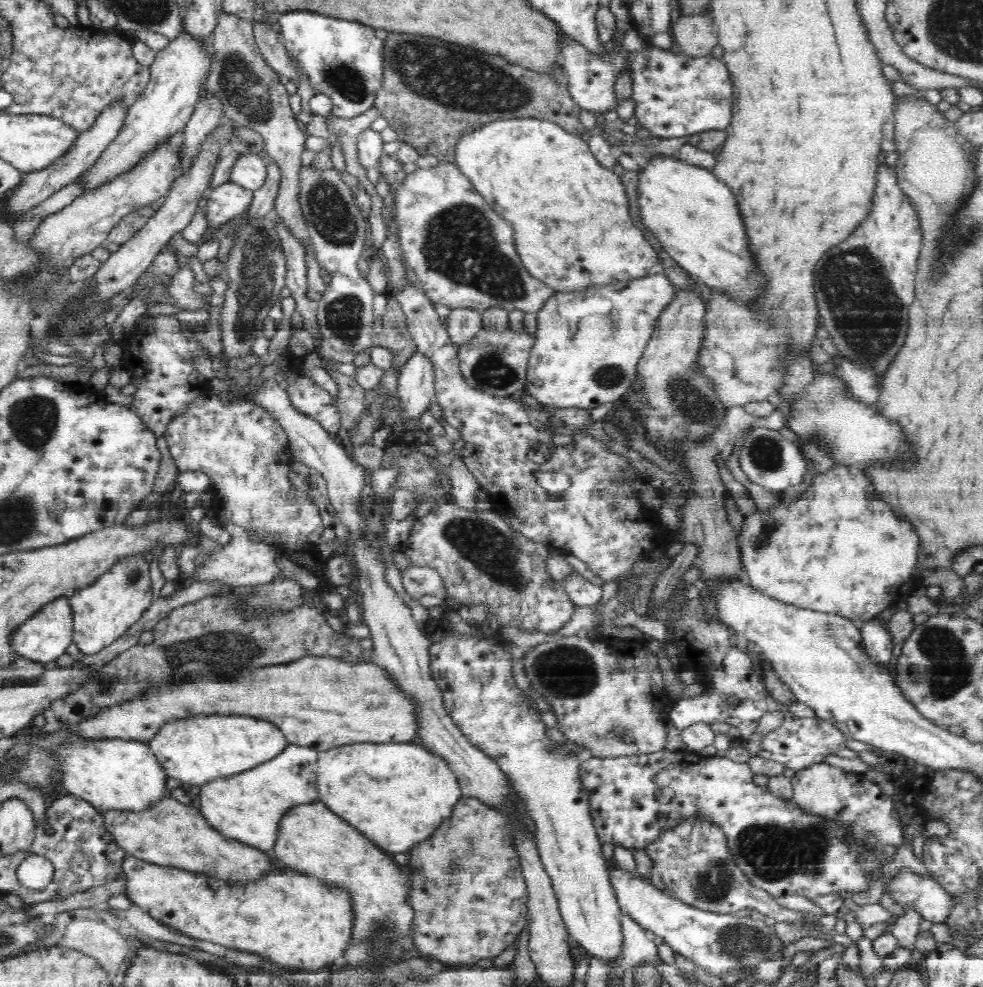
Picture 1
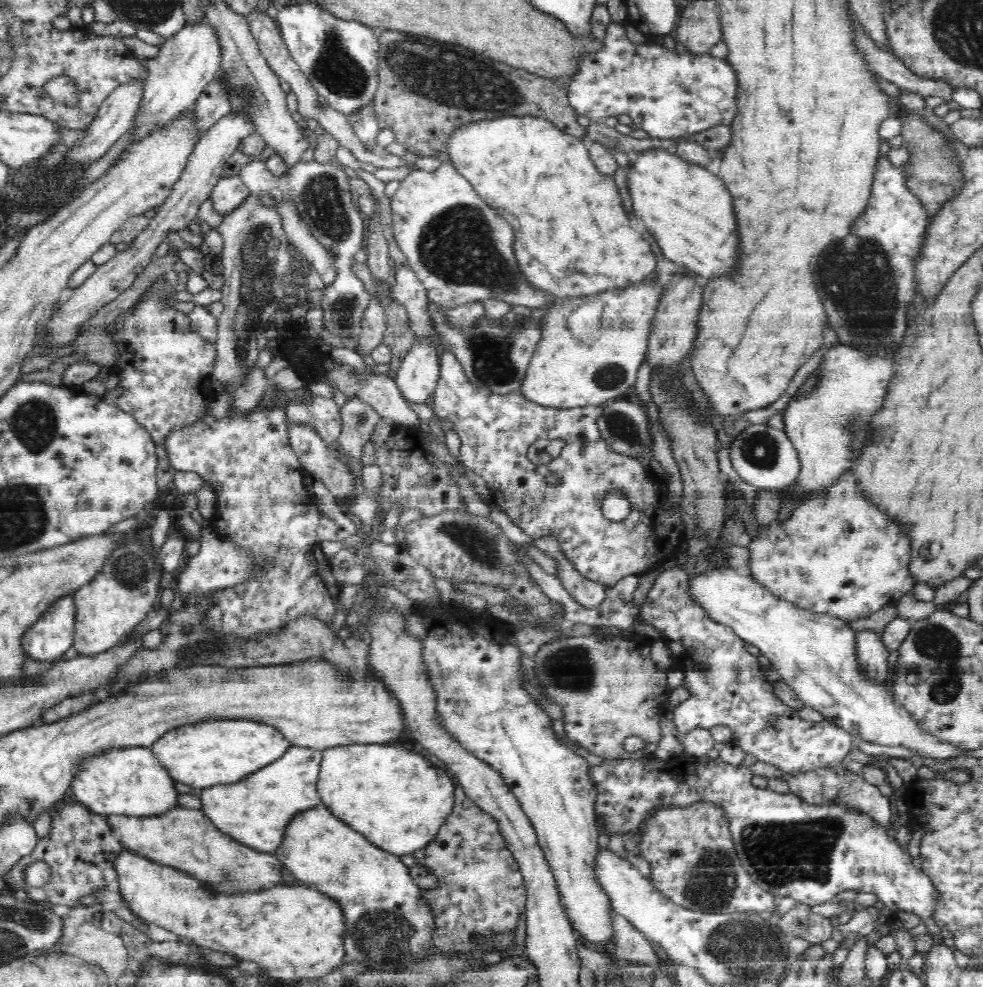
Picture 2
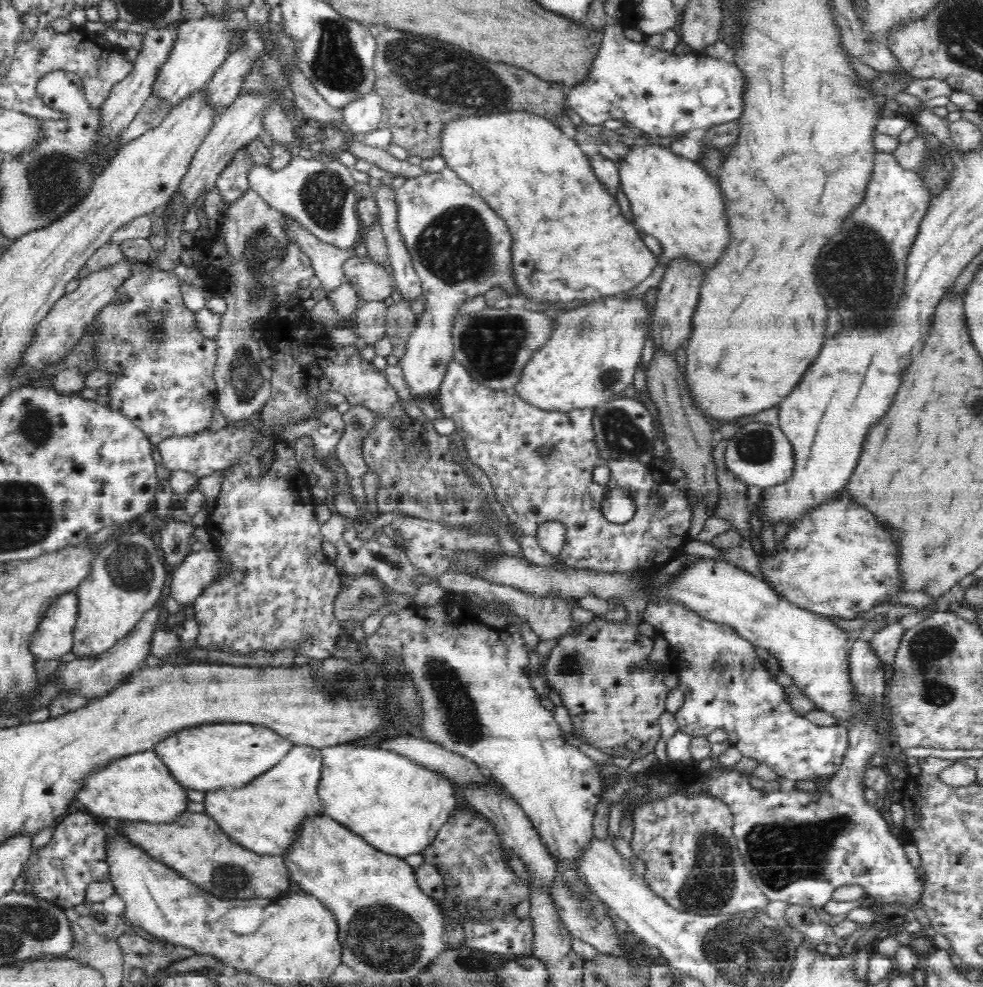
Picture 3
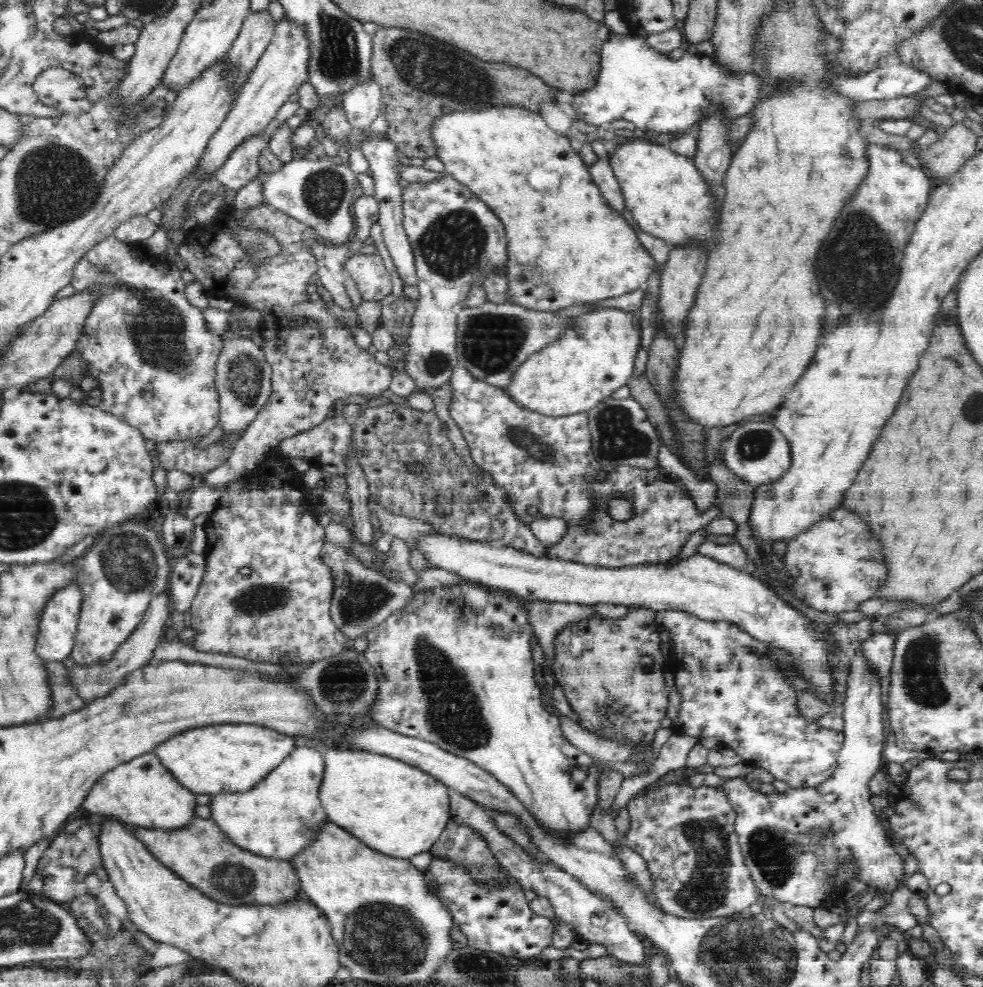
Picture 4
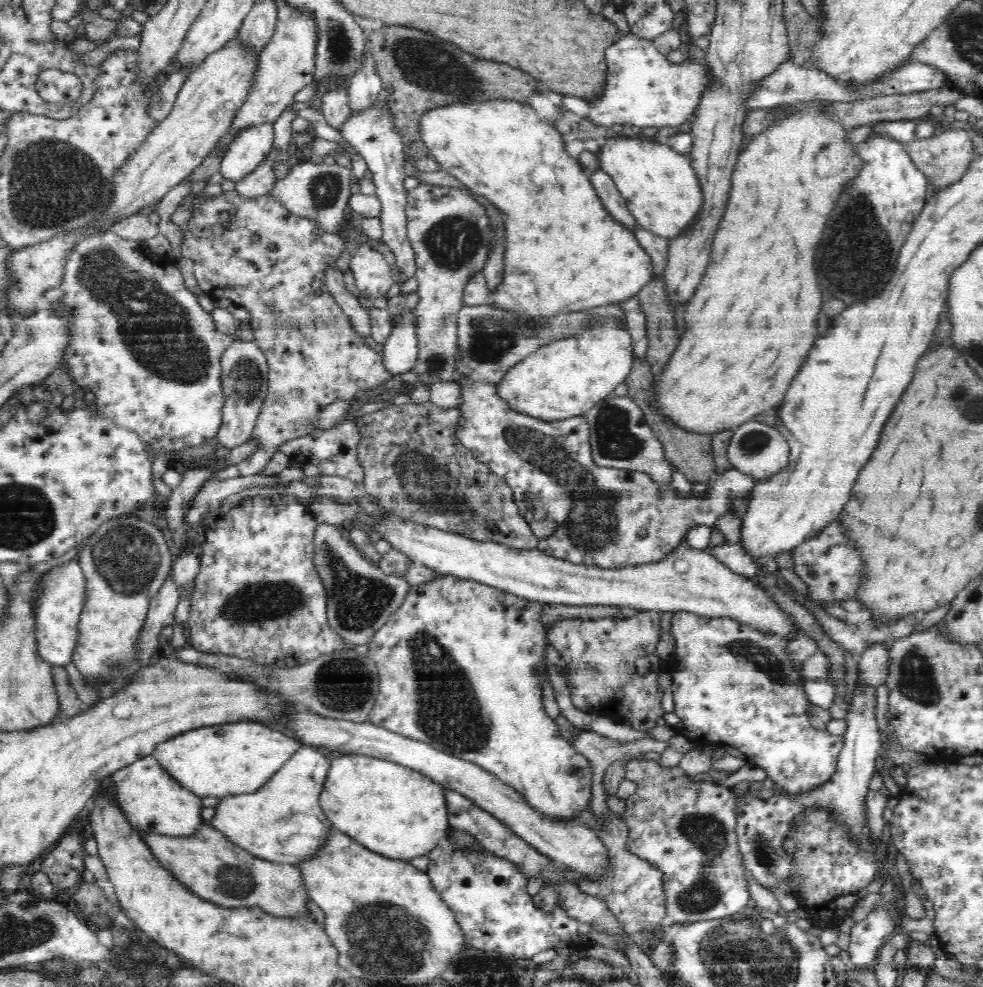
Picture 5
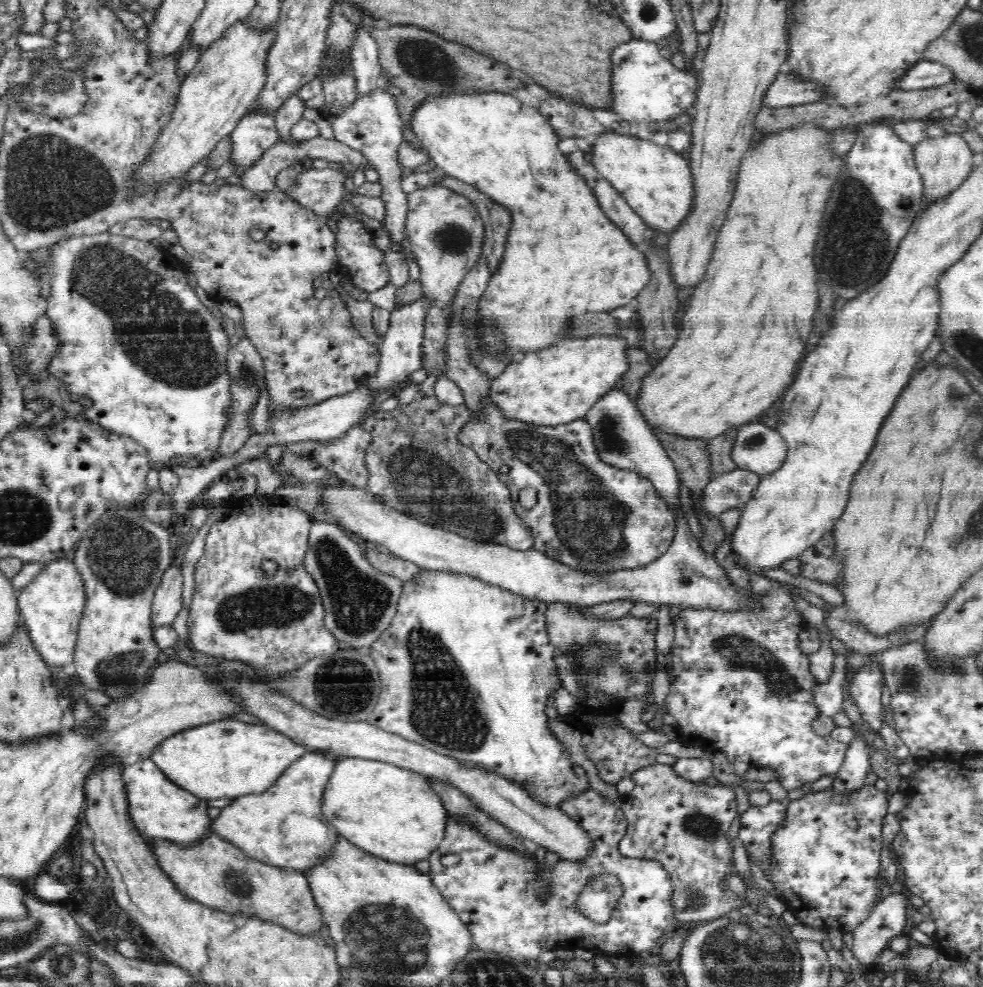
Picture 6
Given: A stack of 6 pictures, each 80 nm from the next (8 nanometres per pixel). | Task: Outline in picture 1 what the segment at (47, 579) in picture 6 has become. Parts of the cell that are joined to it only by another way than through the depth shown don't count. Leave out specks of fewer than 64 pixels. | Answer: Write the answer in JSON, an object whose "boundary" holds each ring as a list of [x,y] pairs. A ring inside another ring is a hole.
{"boundary":[[[68,596],[56,598],[44,604],[38,612],[33,613],[28,620],[24,621],[24,624],[17,626],[17,630],[9,638],[12,650],[25,659],[50,664],[59,656],[66,654],[66,648],[73,643],[72,618],[72,607],[70,607]]]}

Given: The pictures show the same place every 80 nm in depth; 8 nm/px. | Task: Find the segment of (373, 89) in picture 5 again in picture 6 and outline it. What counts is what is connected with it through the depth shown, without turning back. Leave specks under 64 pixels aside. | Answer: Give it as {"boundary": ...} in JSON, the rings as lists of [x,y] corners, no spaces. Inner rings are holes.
{"boundary":[[[358,27],[358,36],[352,48],[352,70],[356,77],[356,96],[368,94],[376,85],[380,85],[381,66],[376,42],[370,35],[370,28]]]}

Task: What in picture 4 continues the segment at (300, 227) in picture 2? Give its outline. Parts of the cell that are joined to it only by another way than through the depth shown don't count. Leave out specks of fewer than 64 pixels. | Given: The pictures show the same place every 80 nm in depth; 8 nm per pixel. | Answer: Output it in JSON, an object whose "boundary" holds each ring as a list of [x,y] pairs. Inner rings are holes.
{"boundary":[[[316,240],[310,242],[310,247],[312,247],[312,251],[316,255],[316,263],[318,263],[315,278],[320,279],[321,284],[330,292],[341,310],[352,310],[354,304],[344,288],[344,281],[347,278],[344,264],[354,254],[351,254],[347,245],[328,246],[324,242]]]}

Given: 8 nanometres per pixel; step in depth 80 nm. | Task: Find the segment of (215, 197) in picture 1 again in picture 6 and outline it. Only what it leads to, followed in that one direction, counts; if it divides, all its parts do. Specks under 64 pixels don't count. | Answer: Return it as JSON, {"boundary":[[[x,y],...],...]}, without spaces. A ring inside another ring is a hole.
{"boundary":[[[246,114],[230,135],[232,150],[230,162],[247,170],[268,148],[280,141],[275,125],[275,115]]]}

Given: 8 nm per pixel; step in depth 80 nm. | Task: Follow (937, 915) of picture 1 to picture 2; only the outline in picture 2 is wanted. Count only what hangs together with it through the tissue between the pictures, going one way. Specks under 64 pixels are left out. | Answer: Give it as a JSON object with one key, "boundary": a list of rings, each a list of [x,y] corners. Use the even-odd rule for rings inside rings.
{"boundary":[[[631,754],[629,757],[596,760],[596,764],[588,764],[588,776],[593,790],[596,790],[593,804],[596,818],[601,820],[608,841],[610,836],[622,834],[624,840],[636,840],[638,844],[638,836],[650,830],[648,822],[658,816],[656,810],[660,807],[686,808],[695,802],[706,801],[724,809],[737,858],[752,881],[772,897],[790,897],[798,903],[812,907],[835,900],[836,894],[843,890],[871,892],[878,897],[878,905],[889,916],[894,912],[904,911],[918,915],[921,919],[934,919],[937,905],[943,900],[934,882],[917,868],[917,864],[904,852],[904,848],[893,843],[893,840],[888,840],[884,832],[876,832],[876,828],[872,828],[868,820],[844,816],[840,808],[808,808],[808,803],[800,804],[800,800],[796,800],[796,795],[792,793],[782,794],[770,789],[754,788],[750,784],[750,768],[744,765],[728,764],[719,758],[699,760],[688,754]]]}

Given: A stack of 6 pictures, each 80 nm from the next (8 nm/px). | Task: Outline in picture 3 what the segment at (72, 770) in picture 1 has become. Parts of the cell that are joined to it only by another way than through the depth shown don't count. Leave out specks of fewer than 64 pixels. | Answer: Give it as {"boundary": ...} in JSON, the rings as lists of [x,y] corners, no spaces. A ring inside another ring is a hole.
{"boundary":[[[154,750],[129,753],[128,756],[117,757],[109,761],[104,768],[98,768],[96,772],[90,772],[81,782],[77,798],[87,810],[94,815],[101,815],[112,822],[118,820],[138,820],[150,824],[168,824],[176,820],[182,812],[188,808],[188,796],[186,789],[174,778],[168,767],[158,758]]]}

